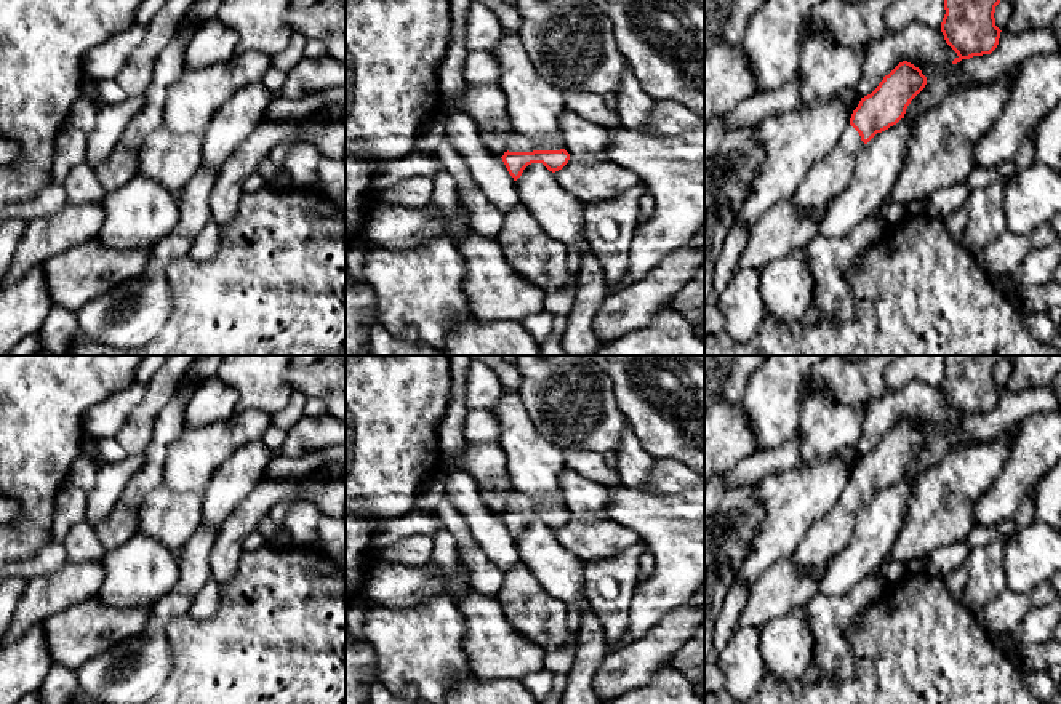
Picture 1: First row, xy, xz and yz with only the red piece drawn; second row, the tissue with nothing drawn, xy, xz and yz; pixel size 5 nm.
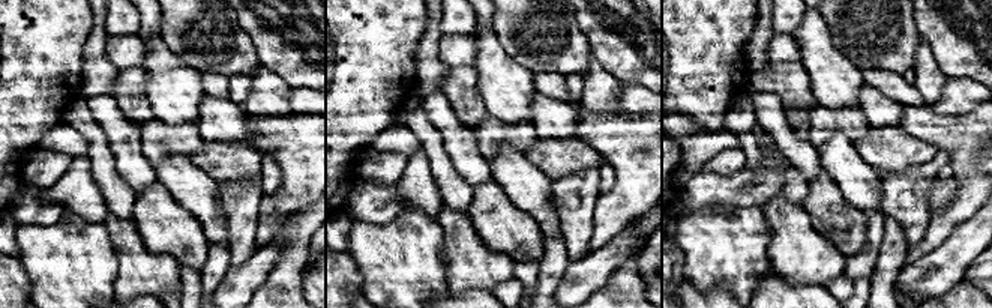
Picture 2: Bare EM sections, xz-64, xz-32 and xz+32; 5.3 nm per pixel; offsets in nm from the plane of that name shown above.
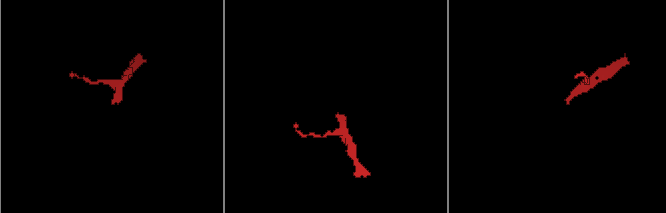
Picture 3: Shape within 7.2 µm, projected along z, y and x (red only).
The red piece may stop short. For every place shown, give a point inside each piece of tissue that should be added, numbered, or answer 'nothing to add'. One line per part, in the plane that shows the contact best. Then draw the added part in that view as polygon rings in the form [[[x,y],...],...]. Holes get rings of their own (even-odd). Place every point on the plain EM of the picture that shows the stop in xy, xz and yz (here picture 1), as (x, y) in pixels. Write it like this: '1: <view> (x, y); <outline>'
1: xz (516, 501); [[[514,490],[507,498],[509,510],[560,509],[560,507],[565,507],[565,501],[560,496],[533,498],[533,496],[525,496],[517,490]]]

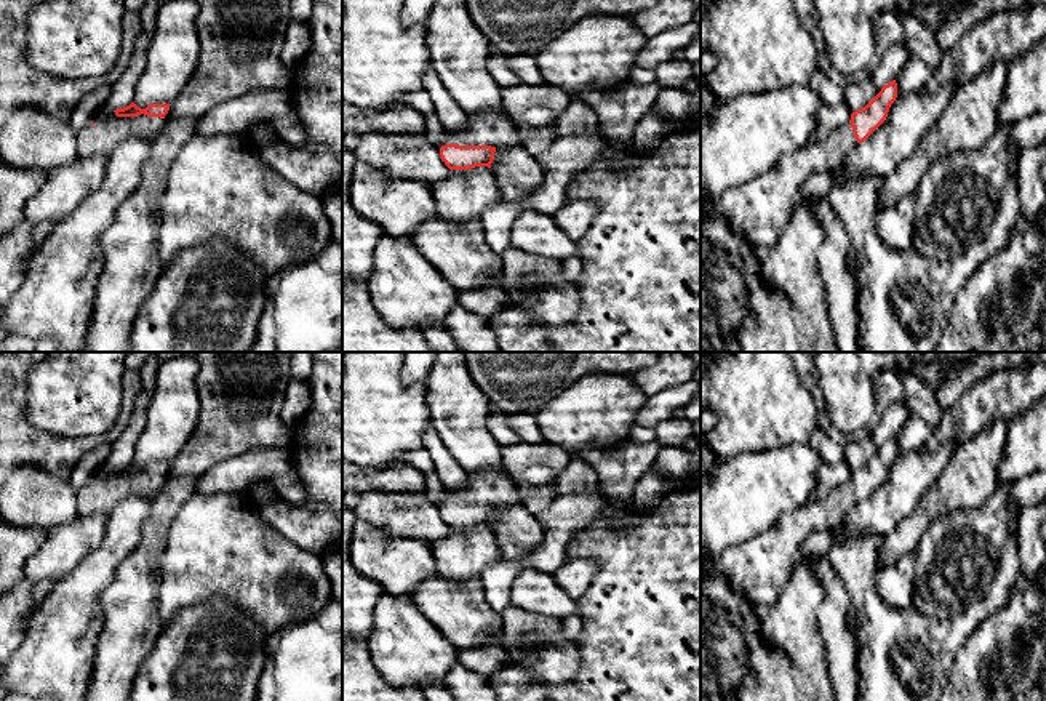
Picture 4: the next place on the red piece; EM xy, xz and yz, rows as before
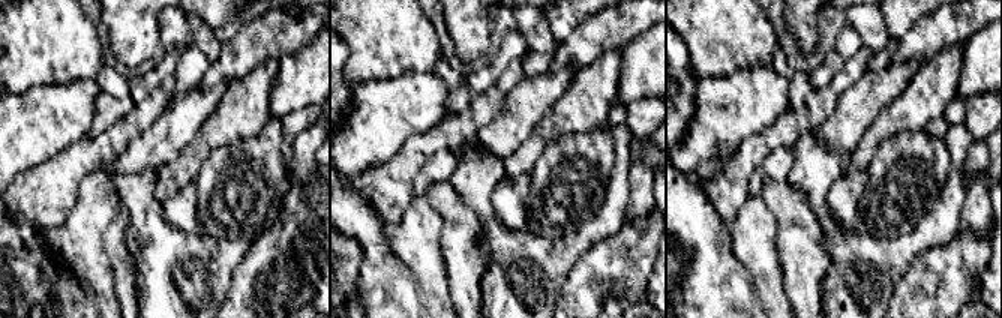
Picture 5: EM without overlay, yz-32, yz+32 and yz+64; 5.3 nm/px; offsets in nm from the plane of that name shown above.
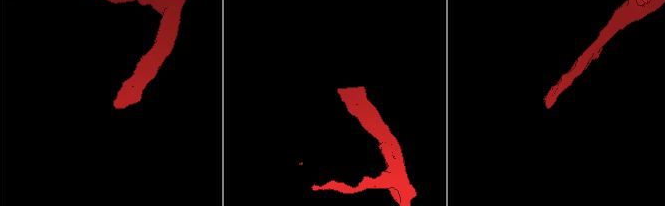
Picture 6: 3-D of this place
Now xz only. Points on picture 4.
1: xz (491, 487); [[[485,471],[467,475],[467,482],[456,491],[445,490],[441,504],[520,504],[520,491],[504,471]]]

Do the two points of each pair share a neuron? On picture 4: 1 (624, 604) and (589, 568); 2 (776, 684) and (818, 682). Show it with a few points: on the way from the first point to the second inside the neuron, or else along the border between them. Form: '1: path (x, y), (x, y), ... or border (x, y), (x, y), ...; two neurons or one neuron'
1: border (594, 559), (597, 573), (576, 600); two neurons
2: border (782, 648), (803, 684); two neurons

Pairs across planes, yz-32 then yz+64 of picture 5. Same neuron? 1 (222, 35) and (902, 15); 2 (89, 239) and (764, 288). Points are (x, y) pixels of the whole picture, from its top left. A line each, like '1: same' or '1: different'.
1: same
2: same

